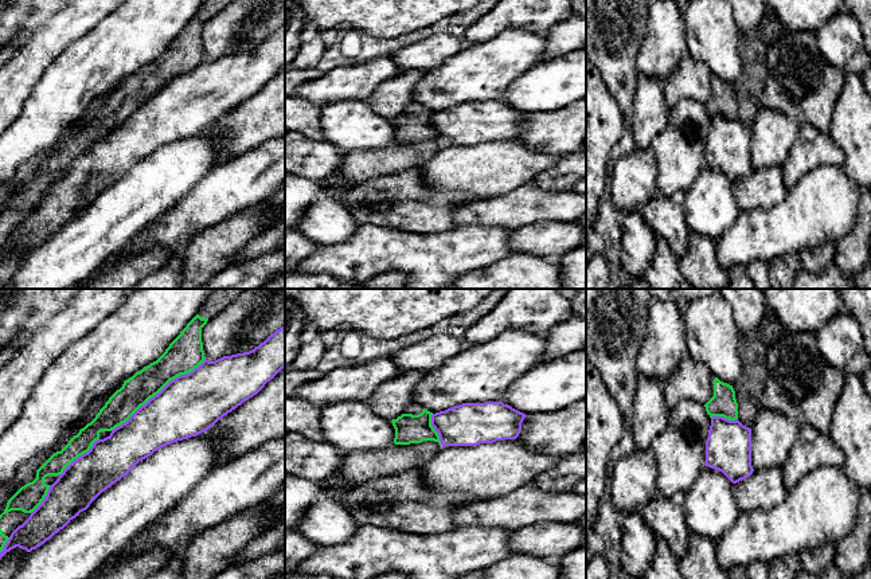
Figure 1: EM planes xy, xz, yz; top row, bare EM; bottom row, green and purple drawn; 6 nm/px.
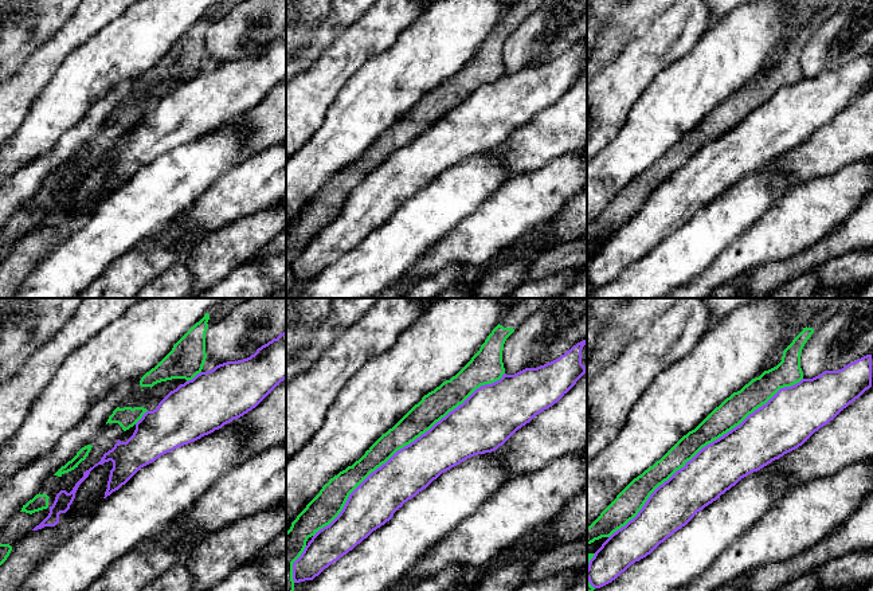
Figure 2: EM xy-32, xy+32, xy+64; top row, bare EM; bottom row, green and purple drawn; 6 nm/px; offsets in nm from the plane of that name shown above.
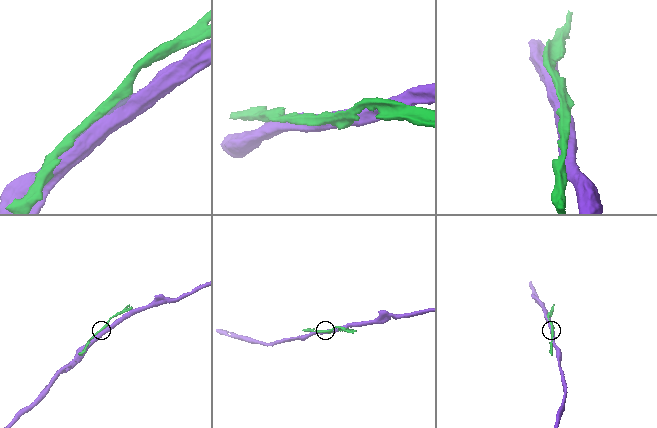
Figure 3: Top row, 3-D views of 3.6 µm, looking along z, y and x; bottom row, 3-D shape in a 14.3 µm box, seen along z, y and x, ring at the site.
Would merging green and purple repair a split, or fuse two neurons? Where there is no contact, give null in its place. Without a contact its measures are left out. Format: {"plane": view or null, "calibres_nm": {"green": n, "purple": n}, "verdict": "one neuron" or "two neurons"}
{"plane": "xy", "calibres_nm": {"green": 200, "purple": 360}, "verdict": "two neurons"}

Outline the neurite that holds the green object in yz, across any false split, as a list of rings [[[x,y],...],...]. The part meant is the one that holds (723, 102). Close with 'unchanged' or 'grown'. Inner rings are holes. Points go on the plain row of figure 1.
[[[714,78],[714,95],[704,103],[710,117],[723,116],[729,120],[738,118],[738,102],[733,85]]] | unchanged

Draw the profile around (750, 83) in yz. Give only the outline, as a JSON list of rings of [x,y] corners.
[[[757,31],[742,32],[739,52],[742,71],[733,87],[738,102],[738,120],[751,128],[758,110],[762,107],[761,95],[768,77],[766,46]]]

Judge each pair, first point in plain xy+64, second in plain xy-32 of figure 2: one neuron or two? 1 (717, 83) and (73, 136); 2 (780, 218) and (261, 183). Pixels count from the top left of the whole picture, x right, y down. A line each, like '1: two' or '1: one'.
1: two
2: one

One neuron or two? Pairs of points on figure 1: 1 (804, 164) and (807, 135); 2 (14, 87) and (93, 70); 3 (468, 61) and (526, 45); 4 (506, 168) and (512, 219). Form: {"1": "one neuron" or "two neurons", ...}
{"1": "one neuron", "2": "two neurons", "3": "one neuron", "4": "two neurons"}

